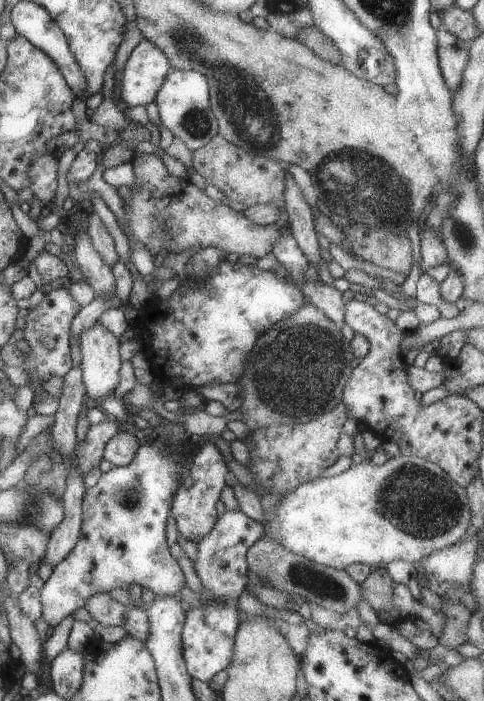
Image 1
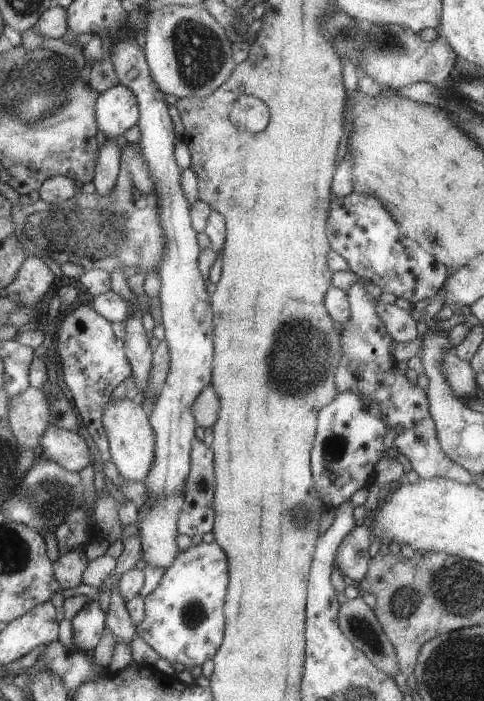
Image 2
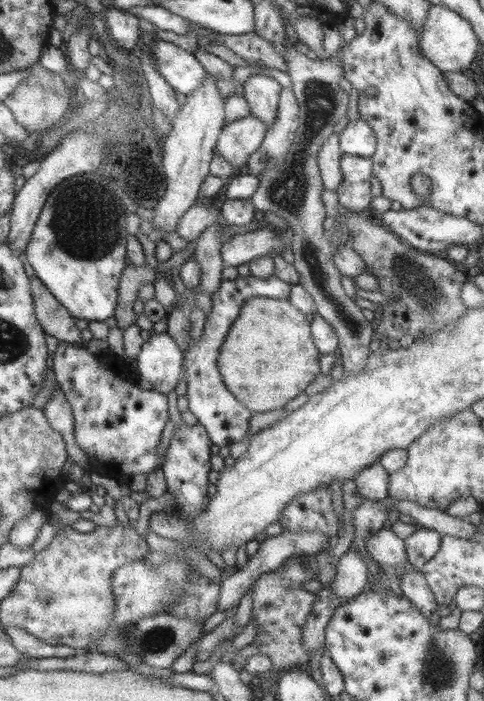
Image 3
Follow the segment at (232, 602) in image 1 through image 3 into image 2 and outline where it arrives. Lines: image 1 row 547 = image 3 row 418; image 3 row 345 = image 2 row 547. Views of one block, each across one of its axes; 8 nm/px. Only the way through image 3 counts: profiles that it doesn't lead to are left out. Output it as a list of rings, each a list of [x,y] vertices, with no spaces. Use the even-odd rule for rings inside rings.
[[[201,542],[179,551],[156,588],[142,598],[144,617],[134,626],[137,635],[169,664],[177,662],[191,669],[212,659],[223,638],[227,582],[227,559],[217,542]]]

